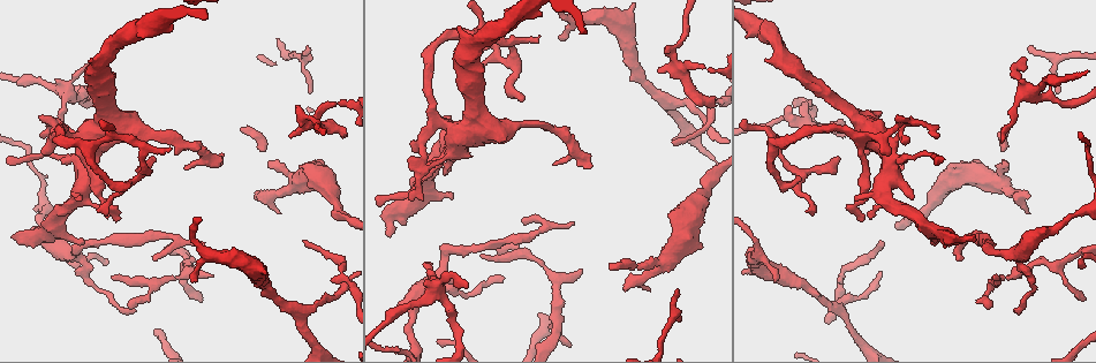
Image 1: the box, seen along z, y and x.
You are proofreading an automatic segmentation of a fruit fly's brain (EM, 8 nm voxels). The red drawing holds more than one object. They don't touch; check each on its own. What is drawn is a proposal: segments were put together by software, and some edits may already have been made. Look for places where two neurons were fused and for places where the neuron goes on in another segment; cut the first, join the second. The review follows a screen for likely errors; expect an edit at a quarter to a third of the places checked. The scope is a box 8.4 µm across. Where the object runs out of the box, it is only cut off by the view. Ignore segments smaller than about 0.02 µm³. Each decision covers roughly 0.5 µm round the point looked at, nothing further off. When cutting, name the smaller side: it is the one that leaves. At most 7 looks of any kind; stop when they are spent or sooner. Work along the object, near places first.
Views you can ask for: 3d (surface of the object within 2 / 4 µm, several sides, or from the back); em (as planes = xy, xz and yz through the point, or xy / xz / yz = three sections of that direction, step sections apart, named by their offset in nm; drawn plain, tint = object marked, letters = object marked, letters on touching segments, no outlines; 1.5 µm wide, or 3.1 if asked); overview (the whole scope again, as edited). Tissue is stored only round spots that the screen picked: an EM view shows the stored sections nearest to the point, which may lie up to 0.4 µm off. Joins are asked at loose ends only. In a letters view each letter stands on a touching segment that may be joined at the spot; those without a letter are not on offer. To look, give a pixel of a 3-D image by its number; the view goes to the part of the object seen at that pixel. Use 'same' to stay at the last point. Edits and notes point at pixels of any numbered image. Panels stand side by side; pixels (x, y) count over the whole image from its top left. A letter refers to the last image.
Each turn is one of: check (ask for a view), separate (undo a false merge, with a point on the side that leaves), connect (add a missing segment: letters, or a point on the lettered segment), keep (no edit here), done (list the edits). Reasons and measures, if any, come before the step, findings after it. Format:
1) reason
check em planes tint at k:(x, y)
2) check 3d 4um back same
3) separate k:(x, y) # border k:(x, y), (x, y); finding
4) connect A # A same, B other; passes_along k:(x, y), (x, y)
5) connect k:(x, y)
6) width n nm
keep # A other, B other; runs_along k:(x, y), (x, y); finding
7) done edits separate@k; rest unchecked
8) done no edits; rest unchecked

tapers out
check 3d 4um at 1:(522, 100)

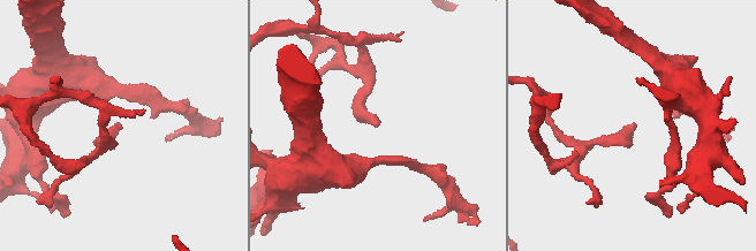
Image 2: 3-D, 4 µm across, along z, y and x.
shape alone is not enough
check em planes letters at 2:(120, 123)

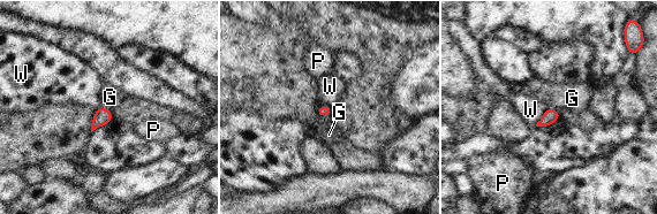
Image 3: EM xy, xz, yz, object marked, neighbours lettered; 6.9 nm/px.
keep # G other, P other, W other; border 3:(548, 107), (559, 112); none of them fits

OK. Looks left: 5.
an open end
check em yz step 4 tint at 1:(589, 168)

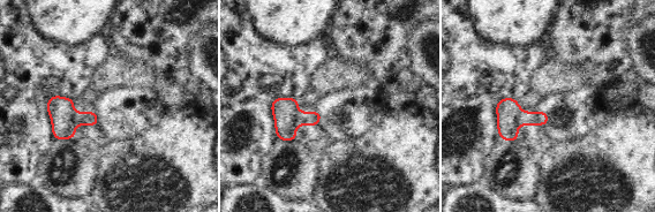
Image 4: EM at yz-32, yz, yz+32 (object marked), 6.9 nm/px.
check em planes letters same

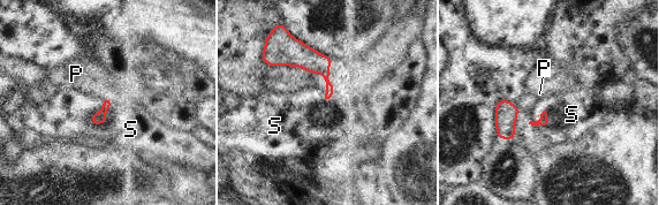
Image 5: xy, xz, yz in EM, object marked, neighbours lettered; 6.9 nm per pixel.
keep # P other, S other; runs_along 5:(272, 62), (313, 61), (326, 74), (328, 97); no lettered segment goes on from it

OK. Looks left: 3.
a narrow waist
check em planes letters at 1:(541, 266)

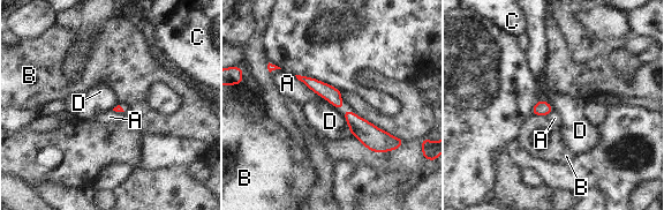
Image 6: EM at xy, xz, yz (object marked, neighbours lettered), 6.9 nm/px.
width 50 nm
keep # A other, B other, C other, D other; runs_along 6:(303, 79), (389, 148); all the same neuron

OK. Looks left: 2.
done no edits; rest unchecked

